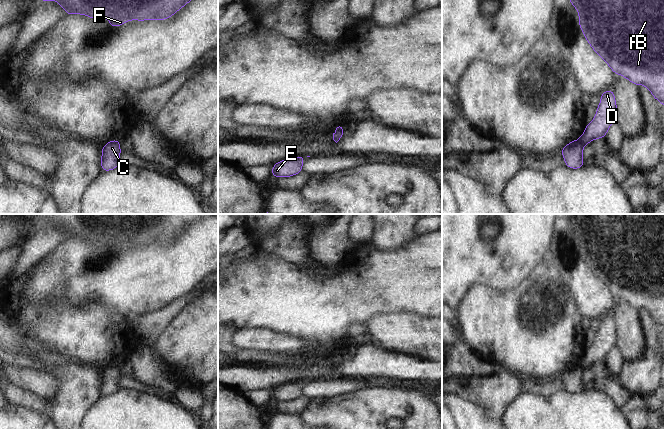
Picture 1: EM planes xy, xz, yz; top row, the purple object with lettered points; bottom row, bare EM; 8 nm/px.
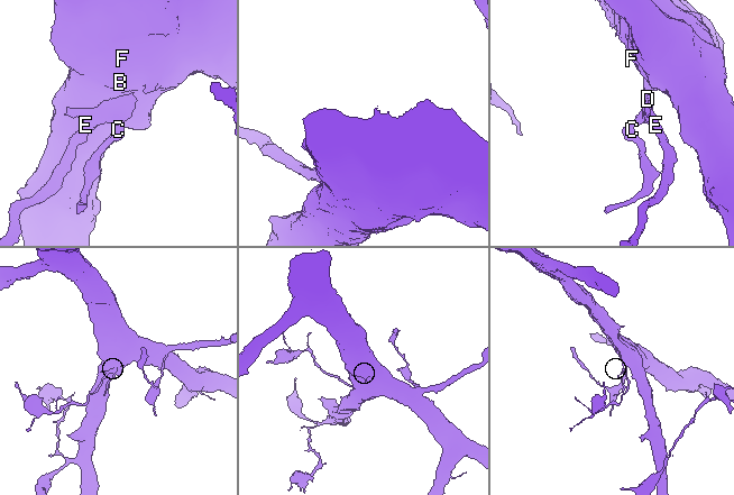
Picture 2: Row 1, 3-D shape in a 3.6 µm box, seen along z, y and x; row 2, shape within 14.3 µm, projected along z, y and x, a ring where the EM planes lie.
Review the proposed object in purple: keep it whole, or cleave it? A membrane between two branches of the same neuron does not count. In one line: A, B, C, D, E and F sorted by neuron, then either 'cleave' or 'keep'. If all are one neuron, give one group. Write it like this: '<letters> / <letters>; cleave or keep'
A B D E F / C; cleave

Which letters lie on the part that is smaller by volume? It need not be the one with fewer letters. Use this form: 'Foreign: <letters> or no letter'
Foreign: C

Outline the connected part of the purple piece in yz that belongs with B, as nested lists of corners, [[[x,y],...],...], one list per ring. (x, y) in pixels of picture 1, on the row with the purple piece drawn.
[[[570,0],[579,12],[579,26],[593,50],[610,66],[637,86],[645,85],[664,105],[664,0]]]

